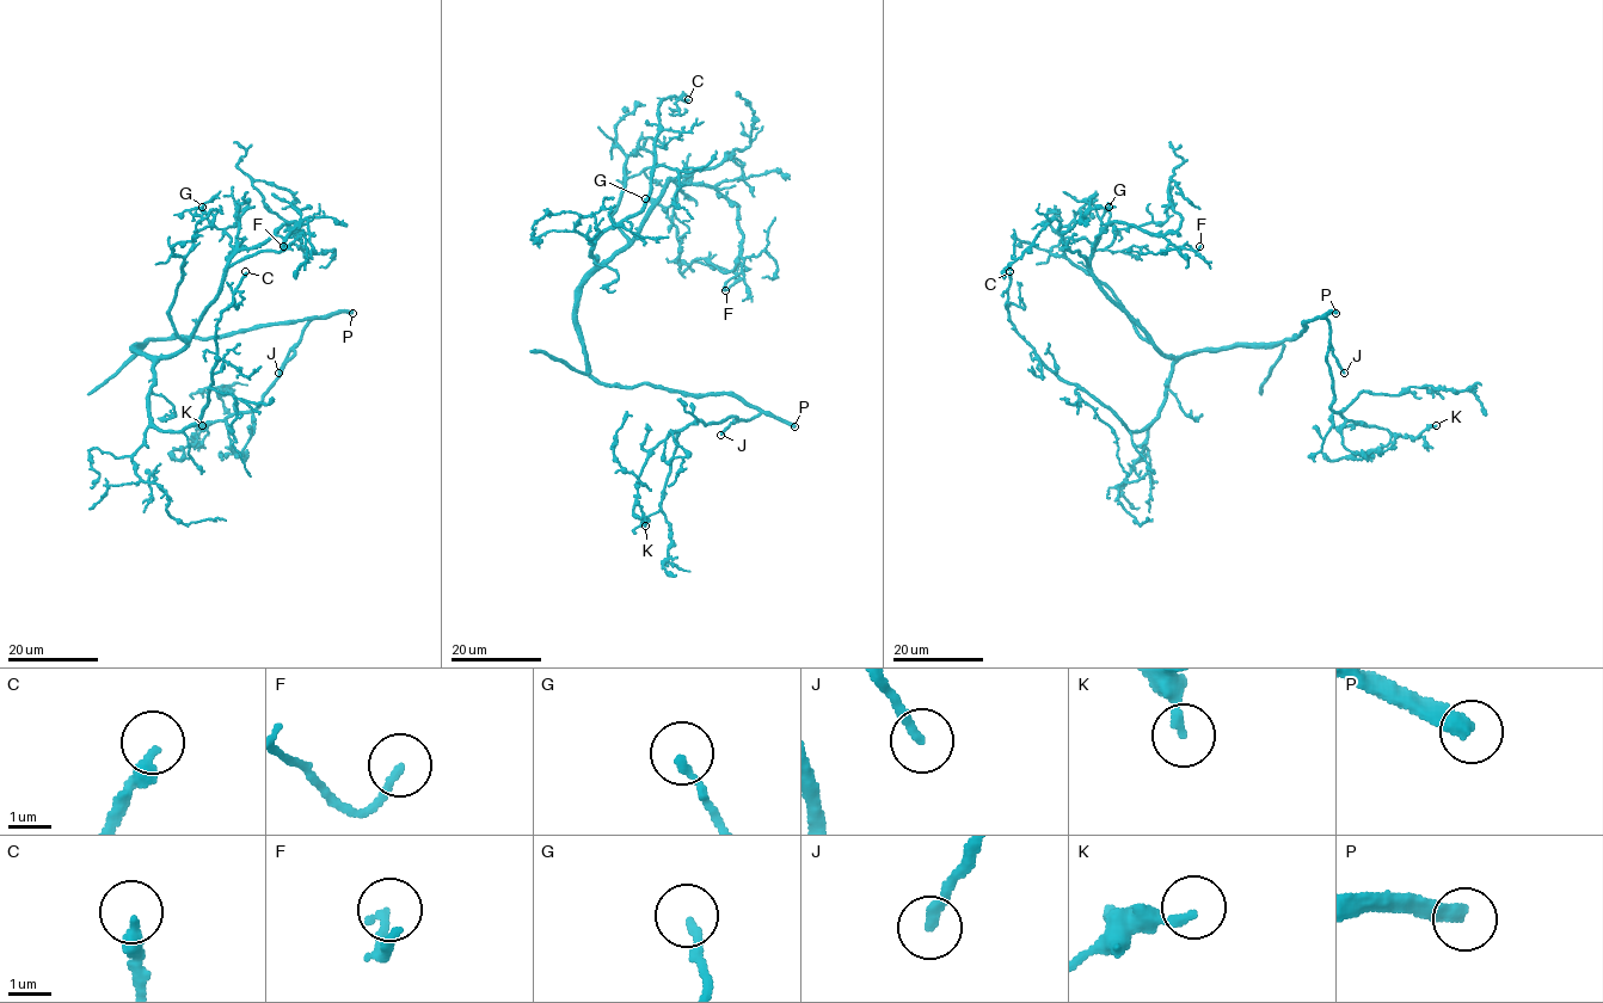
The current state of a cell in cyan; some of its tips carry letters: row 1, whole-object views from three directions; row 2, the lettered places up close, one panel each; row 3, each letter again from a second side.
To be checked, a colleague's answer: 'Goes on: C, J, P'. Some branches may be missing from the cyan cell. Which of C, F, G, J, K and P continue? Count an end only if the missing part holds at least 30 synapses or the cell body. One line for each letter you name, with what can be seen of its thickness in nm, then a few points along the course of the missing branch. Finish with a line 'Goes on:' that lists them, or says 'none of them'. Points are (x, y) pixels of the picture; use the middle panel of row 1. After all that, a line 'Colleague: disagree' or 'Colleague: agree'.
C: Thickness 340 nm. Course of what is missing: (688, 99), (696, 108), (700, 120), (702, 115), (699, 116), (707, 123), (707, 134), (719, 142)
J: Thickness 240 nm. Course of what is missing: (720, 435), (707, 449), (704, 463), (710, 478), (706, 491), (710, 500), (724, 510), (732, 525)
P: Thickness 400 nm
Goes on: C, J, P
Colleague: agree

